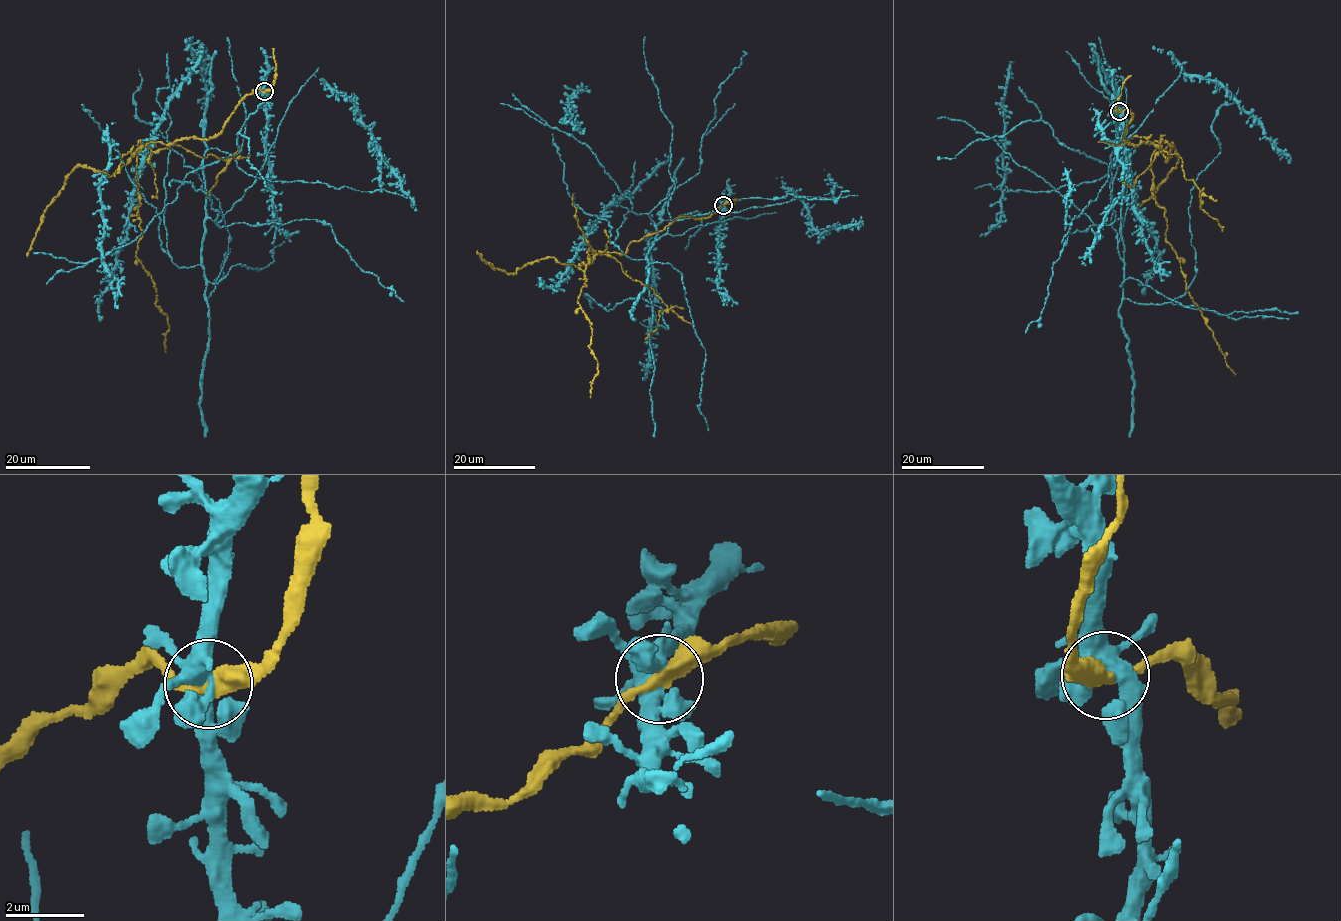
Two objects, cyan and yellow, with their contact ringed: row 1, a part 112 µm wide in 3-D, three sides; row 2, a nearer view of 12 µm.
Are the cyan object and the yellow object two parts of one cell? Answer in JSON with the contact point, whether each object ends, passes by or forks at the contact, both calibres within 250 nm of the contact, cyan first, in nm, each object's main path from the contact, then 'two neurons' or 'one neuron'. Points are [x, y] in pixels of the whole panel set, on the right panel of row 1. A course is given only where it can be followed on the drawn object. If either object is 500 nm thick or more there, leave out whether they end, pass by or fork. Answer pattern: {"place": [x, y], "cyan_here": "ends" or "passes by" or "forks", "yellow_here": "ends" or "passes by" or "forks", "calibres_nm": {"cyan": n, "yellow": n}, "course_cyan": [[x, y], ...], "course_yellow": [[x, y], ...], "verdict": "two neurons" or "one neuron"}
{"place": [1119, 111], "cyan_here": "forks", "yellow_here": "passes by", "calibres_nm": {"cyan": 440, "yellow": 360}, "course_cyan": [[1119, 112], [1126, 165], [1110, 204], [1125, 264], [1126, 110], [1112, 75], [1139, 222], [1159, 256], [1142, 294]], "course_yellow": [[1119, 112], [1132, 113], [1124, 137], [1131, 145], [1162, 139], [1151, 193], [1186, 291], [1235, 375]], "verdict": "two neurons"}

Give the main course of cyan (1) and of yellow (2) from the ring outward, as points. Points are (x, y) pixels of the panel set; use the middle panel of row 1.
1: (723, 205), (726, 227), (662, 235), (634, 259), (613, 243), (632, 185), (554, 289), (541, 284)
2: (723, 205), (674, 220), (624, 253), (588, 248), (577, 302), (597, 362), (590, 397)

